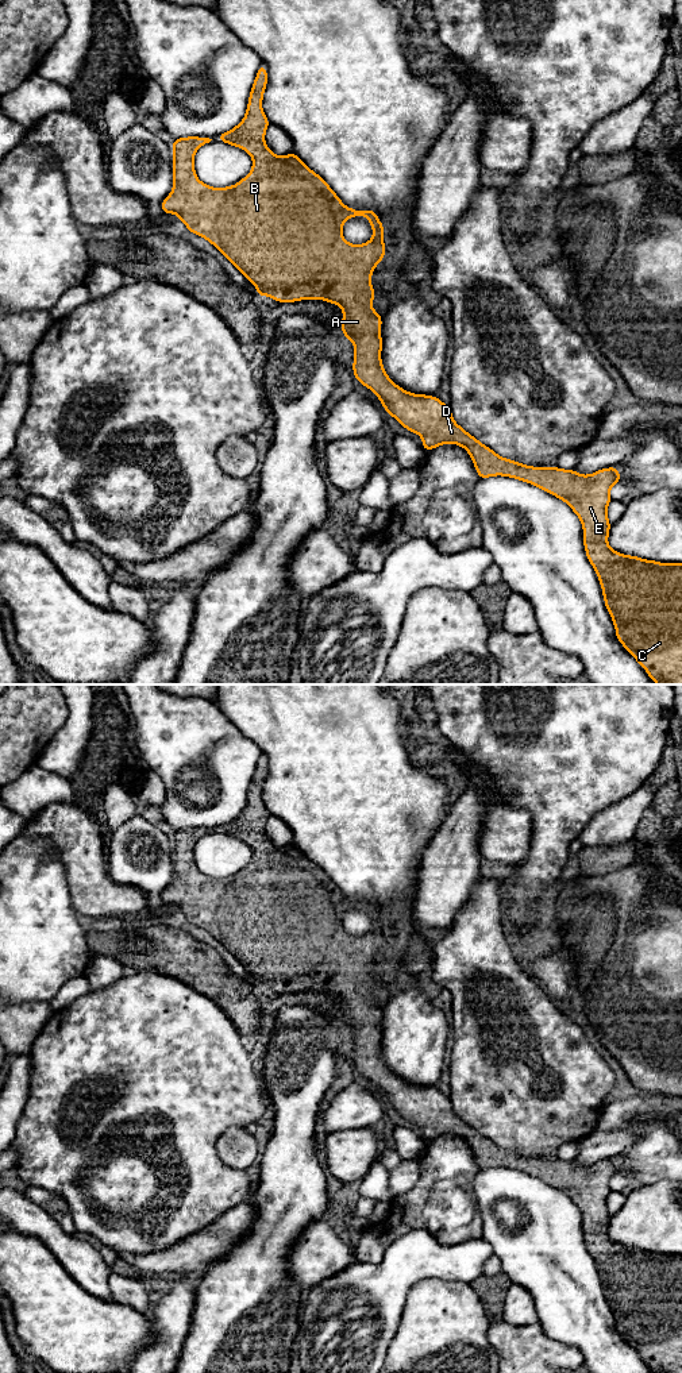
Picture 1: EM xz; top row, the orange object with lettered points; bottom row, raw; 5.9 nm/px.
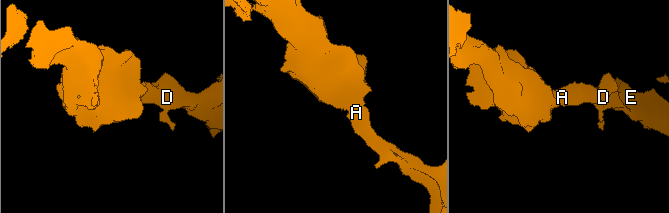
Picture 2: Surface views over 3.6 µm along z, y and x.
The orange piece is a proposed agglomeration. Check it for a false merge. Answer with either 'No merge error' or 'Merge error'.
No merge error

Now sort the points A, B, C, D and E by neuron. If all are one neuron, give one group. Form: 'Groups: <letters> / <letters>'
Groups: A B C D E

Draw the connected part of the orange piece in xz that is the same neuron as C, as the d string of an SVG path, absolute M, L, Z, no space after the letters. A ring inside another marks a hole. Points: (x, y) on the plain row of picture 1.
M261 756L259 760L258 760L258 764L257 764L257 768L254 771L250 787L248 787L248 797L247 797L246 806L244 806L243 811L236 818L234 818L232 821L230 821L227 824L223 824L216 829L216 830L219 830L219 832L221 832L221 833L224 833L227 836L232 836L235 838L239 838L242 841L247 842L250 845L250 848L253 849L253 860L251 860L251 863L244 869L242 869L238 875L235 875L232 878L227 878L227 879L208 878L208 876L205 876L204 873L201 873L197 869L193 853L194 853L196 842L201 837L209 834L212 830L209 830L209 829L199 829L199 828L188 828L188 829L174 830L174 833L172 834L172 840L173 840L173 882L170 883L170 886L163 892L161 892L162 903L163 905L174 905L178 910L182 911L182 914L186 917L189 923L193 923L193 925L207 930L211 936L213 936L251 975L255 976L258 988L269 987L273 991L276 991L277 994L296 994L296 992L300 992L300 991L324 991L324 992L327 992L330 995L340 996L342 1003L343 1003L343 1011L342 1011L342 1015L340 1015L340 1021L342 1021L343 1026L354 1035L355 1048L354 1048L354 1054L352 1054L351 1060L354 1062L354 1067L355 1067L357 1072L361 1073L367 1080L370 1080L378 1088L378 1091L384 1096L384 1100L386 1102L386 1106L393 1107L405 1121L408 1121L408 1122L411 1122L413 1125L417 1125L423 1130L421 1137L423 1137L423 1139L425 1142L434 1141L434 1139L436 1139L436 1138L439 1138L442 1135L447 1135L447 1134L461 1137L471 1148L473 1154L475 1157L475 1162L477 1162L477 1165L479 1166L481 1170L485 1170L488 1168L496 1168L496 1166L510 1168L510 1169L515 1169L515 1170L520 1170L523 1173L528 1173L528 1175L531 1175L531 1176L533 1176L536 1179L540 1179L542 1181L544 1181L544 1183L555 1187L556 1189L565 1192L573 1200L573 1203L581 1210L581 1216L583 1219L583 1238L585 1238L585 1242L586 1242L586 1249L590 1253L590 1256L594 1258L596 1265L598 1268L598 1272L601 1274L604 1293L605 1293L605 1297L606 1297L606 1300L608 1300L608 1303L609 1303L609 1305L610 1305L610 1308L613 1311L617 1331L636 1350L636 1353L646 1361L646 1364L648 1365L648 1368L651 1369L652 1373L682 1373L682 1254L660 1254L660 1253L655 1253L655 1251L646 1251L646 1250L641 1250L641 1249L637 1249L637 1247L631 1247L631 1246L624 1246L624 1245L616 1243L609 1238L608 1227L609 1227L609 1220L610 1220L612 1215L608 1211L606 1199L612 1192L612 1189L609 1187L609 1181L621 1170L619 1160L617 1158L608 1158L608 1160L598 1161L598 1162L596 1162L593 1165L589 1165L589 1166L582 1166L582 1165L578 1165L574 1161L563 1161L563 1160L558 1160L555 1157L551 1157L551 1158L525 1157L525 1156L523 1156L520 1153L515 1153L515 1152L502 1149L500 1146L497 1146L493 1141L490 1141L489 1138L482 1135L479 1131L477 1131L474 1127L471 1127L469 1123L466 1123L461 1116L458 1116L454 1112L452 1103L451 1103L451 1100L450 1100L450 1098L447 1095L442 1094L435 1087L409 1084L409 1083L404 1081L402 1079L400 1079L398 1076L396 1076L389 1069L389 1067L384 1061L382 1050L381 1050L381 1042L382 1042L381 1017L382 1017L382 1010L381 1010L381 1006L377 1004L371 998L371 992L375 988L374 980L371 977L371 964L374 963L375 957L385 949L385 934L384 934L384 923L385 922L384 922L384 915L379 913L375 902L373 902L373 900L358 902L358 900L351 900L351 899L346 898L342 894L342 891L336 887L336 884L330 879L330 876L317 864L312 863L296 845L290 844L290 845L286 845L284 848L278 848L266 837L265 825L266 825L266 821L267 821L267 818L270 815L270 813L267 811L267 809L266 809L266 806L265 806L265 803L262 801L262 791L263 791L263 784L265 784L266 776L267 776L266 757ZM355 907L367 909L369 913L370 913L370 917L373 919L373 929L367 934L351 936L351 934L346 933L344 929L343 929L342 919L343 919L344 913L347 910L351 910L351 909L355 909Z

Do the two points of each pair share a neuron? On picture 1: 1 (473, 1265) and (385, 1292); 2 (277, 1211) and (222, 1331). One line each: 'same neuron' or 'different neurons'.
1: same neuron
2: same neuron

